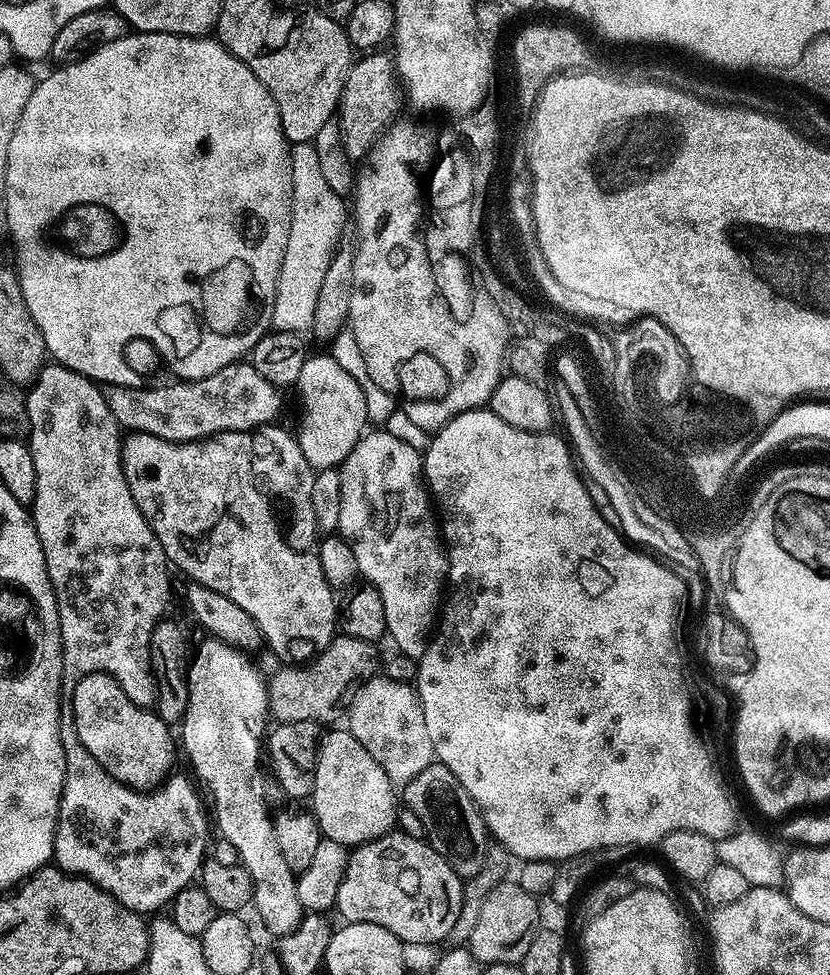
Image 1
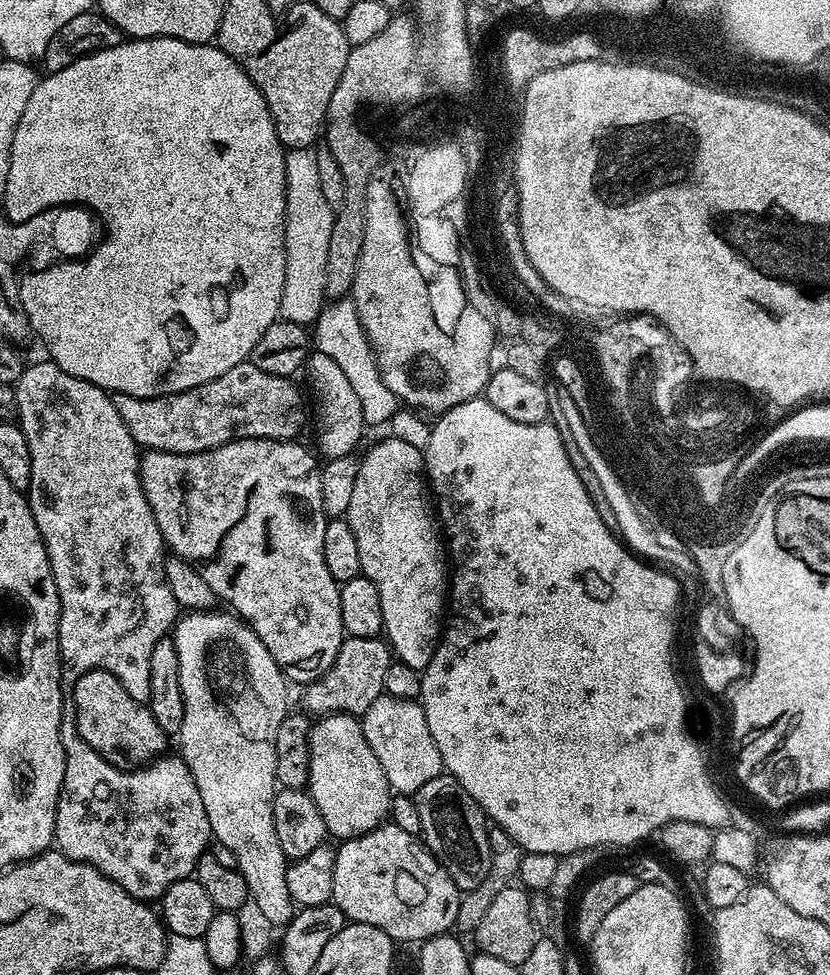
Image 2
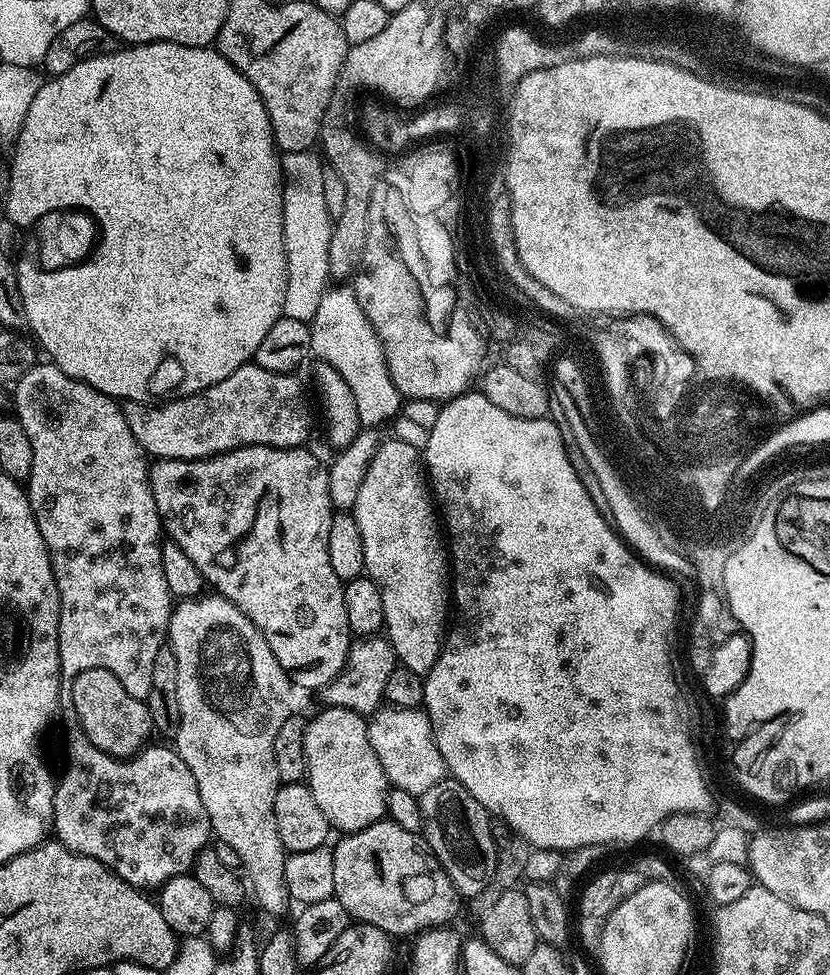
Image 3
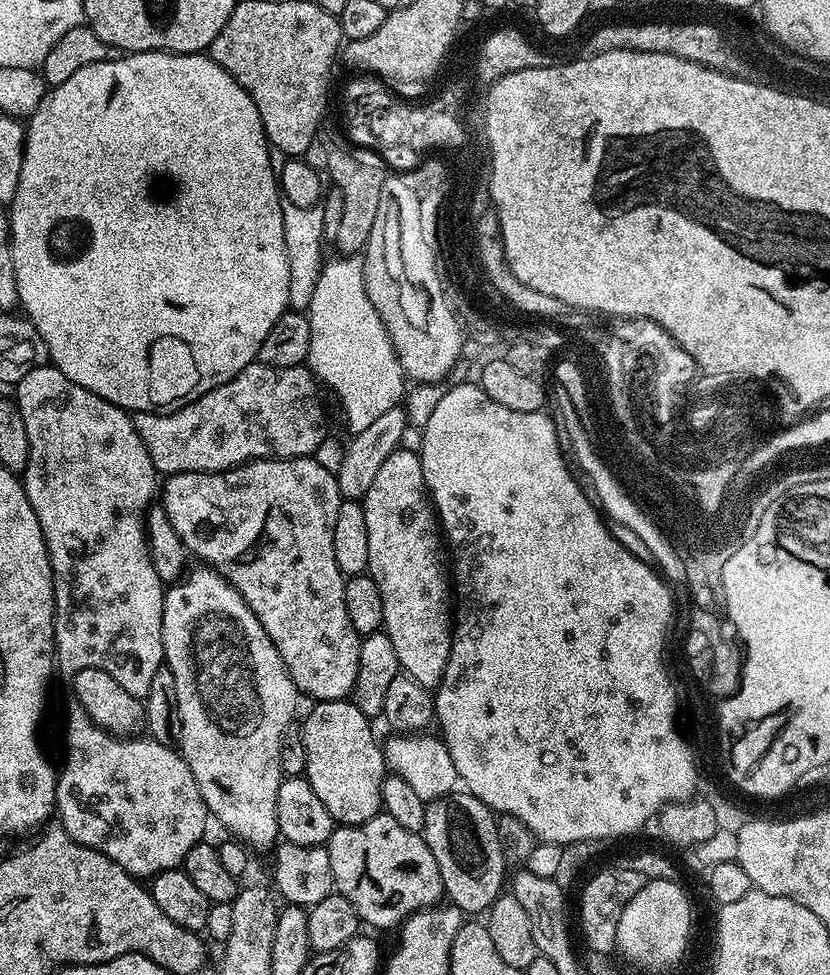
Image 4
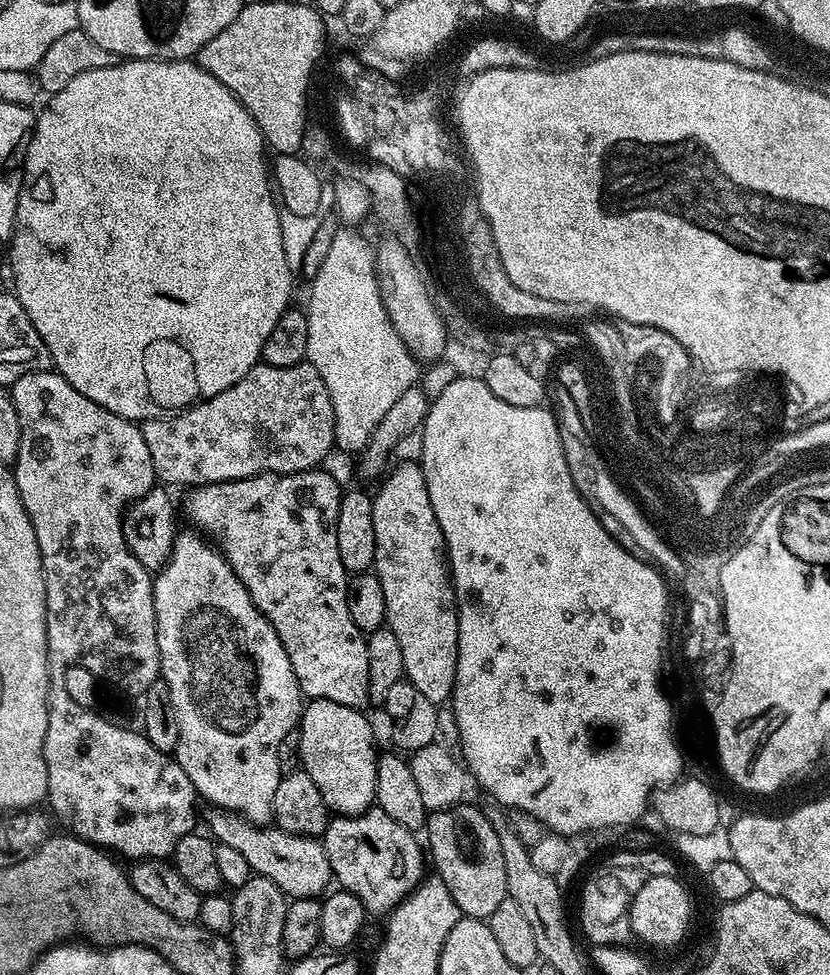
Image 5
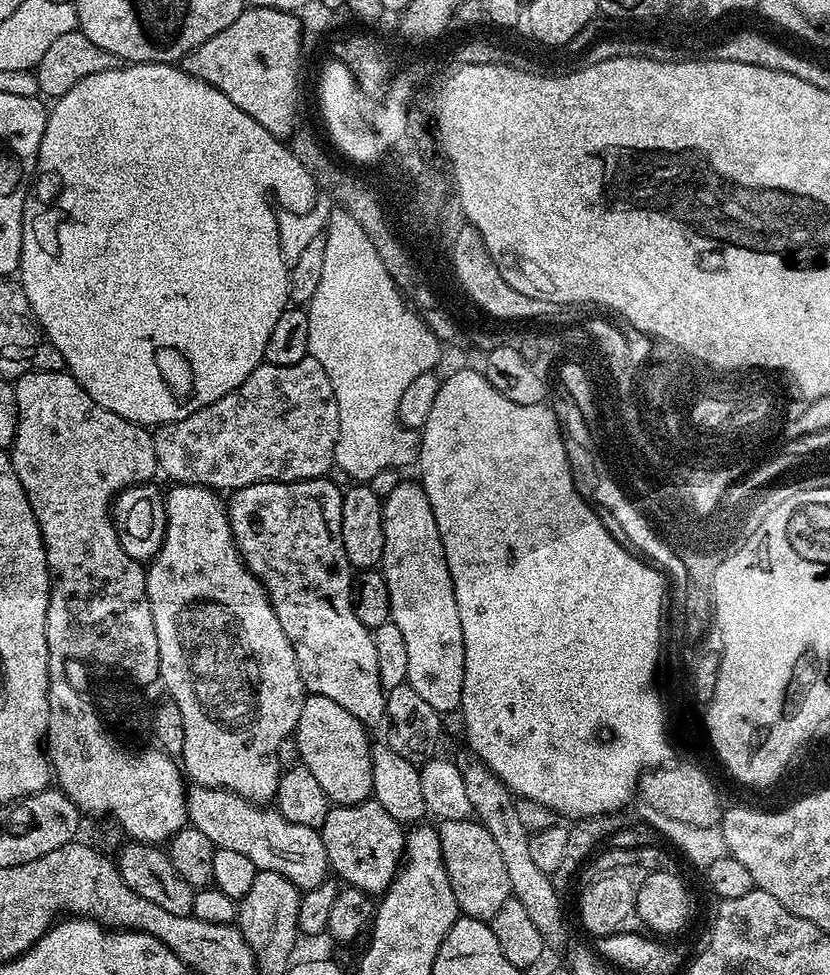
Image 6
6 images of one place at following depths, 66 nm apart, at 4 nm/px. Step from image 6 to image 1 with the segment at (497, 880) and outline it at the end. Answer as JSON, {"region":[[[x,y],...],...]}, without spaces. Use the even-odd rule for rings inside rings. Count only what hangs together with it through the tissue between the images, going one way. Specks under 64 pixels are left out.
{"region":[[[433,762],[418,778],[403,785],[403,803],[418,819],[422,821],[426,843],[429,844],[442,858],[446,858],[449,866],[461,876],[467,878],[482,870],[482,862],[486,862],[486,854],[490,843],[490,833],[484,823],[481,809],[466,794],[462,782],[450,774],[445,764]]]}

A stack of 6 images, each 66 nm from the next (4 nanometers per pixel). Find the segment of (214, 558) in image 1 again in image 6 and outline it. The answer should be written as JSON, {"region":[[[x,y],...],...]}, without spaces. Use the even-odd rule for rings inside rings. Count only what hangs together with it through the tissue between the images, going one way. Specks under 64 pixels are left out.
{"region":[[[321,478],[319,480],[295,480],[287,484],[277,480],[267,480],[251,484],[245,488],[235,489],[232,497],[227,497],[226,507],[228,509],[228,521],[232,527],[232,533],[236,539],[236,549],[240,551],[240,557],[244,559],[244,565],[260,579],[260,584],[266,590],[274,610],[278,614],[278,622],[282,622],[282,630],[286,630],[286,638],[294,646],[294,654],[298,662],[300,677],[305,689],[311,695],[330,698],[330,702],[338,702],[345,710],[350,710],[354,718],[358,718],[365,726],[373,726],[380,719],[385,719],[387,713],[388,698],[386,690],[380,685],[378,674],[378,650],[374,650],[374,638],[370,629],[358,622],[358,614],[352,609],[352,578],[354,569],[352,563],[346,558],[346,546],[342,546],[342,488],[341,485],[331,484],[331,479]]]}

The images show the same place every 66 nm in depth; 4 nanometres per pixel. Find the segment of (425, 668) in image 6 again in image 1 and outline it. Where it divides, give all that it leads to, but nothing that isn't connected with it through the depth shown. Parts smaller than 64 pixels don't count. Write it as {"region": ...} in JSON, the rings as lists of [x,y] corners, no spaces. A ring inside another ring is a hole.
{"region":[[[368,430],[339,473],[339,535],[354,550],[360,576],[382,594],[387,635],[396,643],[395,651],[419,661],[433,635],[448,582],[448,553],[426,487],[422,452],[388,431]]]}

